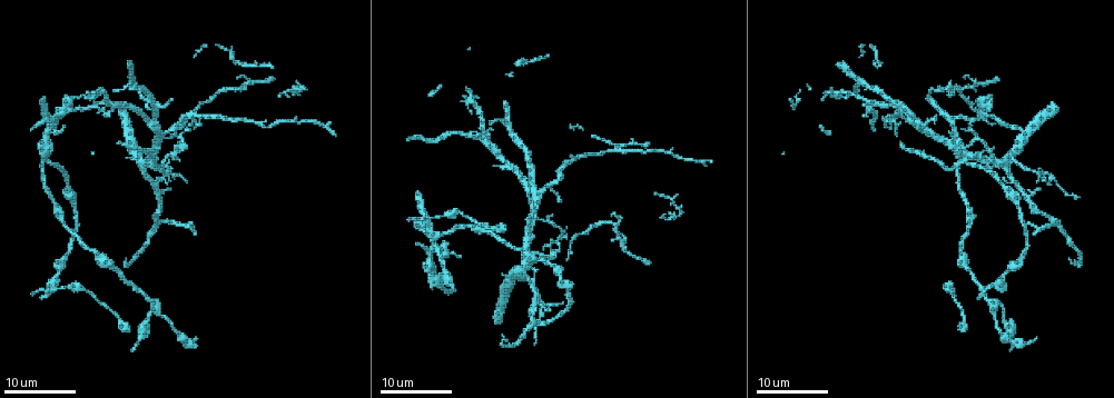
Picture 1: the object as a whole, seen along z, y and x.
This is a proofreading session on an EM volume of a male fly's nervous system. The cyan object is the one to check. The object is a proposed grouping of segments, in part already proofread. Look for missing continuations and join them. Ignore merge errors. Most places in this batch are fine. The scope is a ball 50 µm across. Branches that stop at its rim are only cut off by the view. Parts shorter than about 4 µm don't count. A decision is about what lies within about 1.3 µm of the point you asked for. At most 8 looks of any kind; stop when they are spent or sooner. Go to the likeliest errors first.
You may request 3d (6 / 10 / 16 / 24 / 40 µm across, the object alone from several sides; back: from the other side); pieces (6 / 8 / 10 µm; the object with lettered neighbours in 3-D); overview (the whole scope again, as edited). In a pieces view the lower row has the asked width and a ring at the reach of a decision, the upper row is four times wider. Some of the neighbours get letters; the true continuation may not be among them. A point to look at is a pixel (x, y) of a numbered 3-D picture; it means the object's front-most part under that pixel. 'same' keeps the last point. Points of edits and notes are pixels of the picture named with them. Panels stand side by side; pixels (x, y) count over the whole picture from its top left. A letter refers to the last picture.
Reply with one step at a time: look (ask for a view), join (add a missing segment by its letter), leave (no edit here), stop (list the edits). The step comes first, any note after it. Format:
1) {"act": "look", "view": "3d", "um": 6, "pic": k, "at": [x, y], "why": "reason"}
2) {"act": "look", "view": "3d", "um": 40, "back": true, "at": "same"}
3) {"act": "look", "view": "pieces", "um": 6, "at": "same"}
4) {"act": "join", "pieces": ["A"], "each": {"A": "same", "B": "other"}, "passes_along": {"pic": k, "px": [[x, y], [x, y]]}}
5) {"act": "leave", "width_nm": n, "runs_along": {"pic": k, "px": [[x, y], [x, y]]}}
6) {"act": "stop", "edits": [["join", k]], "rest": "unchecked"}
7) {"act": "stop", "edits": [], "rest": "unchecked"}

{"act": "look", "view": "3d", "um": 24, "pic": 1, "at": [116, 142], "why": "an open end"}

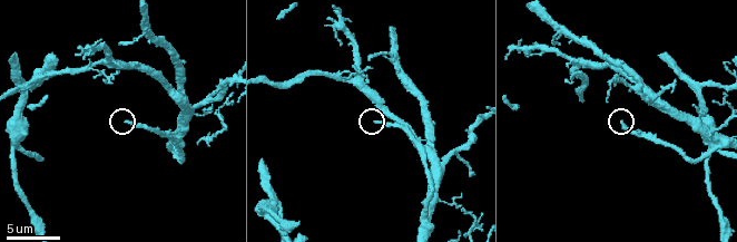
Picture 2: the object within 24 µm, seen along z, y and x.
{"act": "look", "view": "pieces", "um": 8, "pic": 2, "at": [375, 121]}

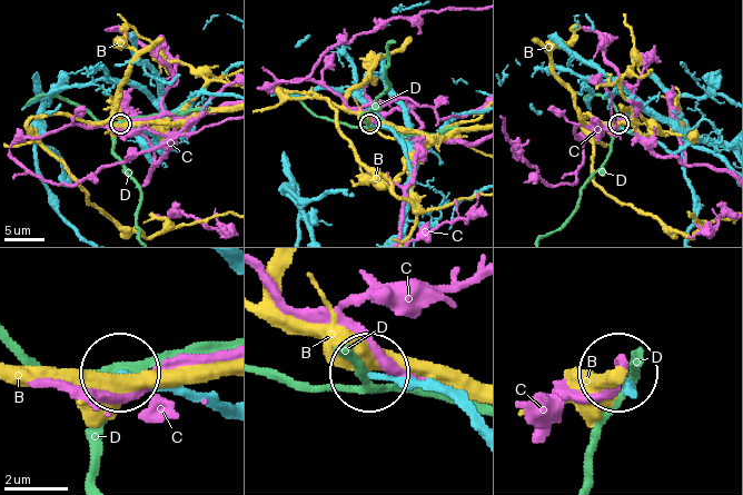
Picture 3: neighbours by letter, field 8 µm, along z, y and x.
{"act": "leave", "each": {"B": "other", "C": "other", "D": "other"}, "runs_along": {"pic": 3, "px": [[473, 424], [441, 395], [372, 376]]}, "found": "no lettered segment goes on from it"}

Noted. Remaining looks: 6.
{"act": "look", "view": "pieces", "um": 10, "pic": 2, "at": [468, 173], "why": "thin end"}

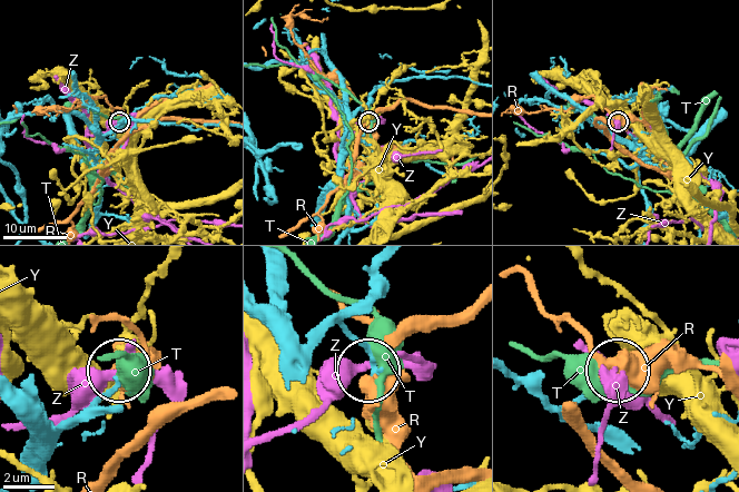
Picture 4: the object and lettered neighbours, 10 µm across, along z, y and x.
{"act": "leave", "each": {"R": "other", "T": "other", "Y": "other", "Z": "other"}, "runs_along": {"pic": 4, "px": [[262, 305], [306, 337], [338, 326], [364, 350], [370, 366]]}, "found": "none of them fits"}

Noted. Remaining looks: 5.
{"act": "look", "view": "pieces", "um": 8, "pic": 2, "at": [462, 209]}

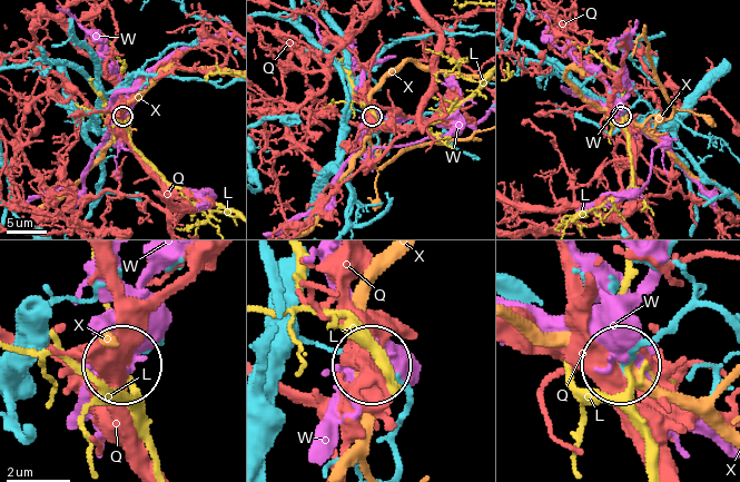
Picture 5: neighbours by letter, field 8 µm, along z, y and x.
{"act": "leave", "width_nm": 140, "each": {"L": "other", "Q": "other", "W": "other", "X": "other"}, "runs_along": {"pic": 5, "px": [[727, 323], [703, 307], [688, 310], [627, 360]]}, "found": "no lettered segment goes on from it"}

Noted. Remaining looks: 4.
{"act": "look", "view": "3d", "um": 24, "pic": 1, "at": [187, 180], "why": "thin end"}

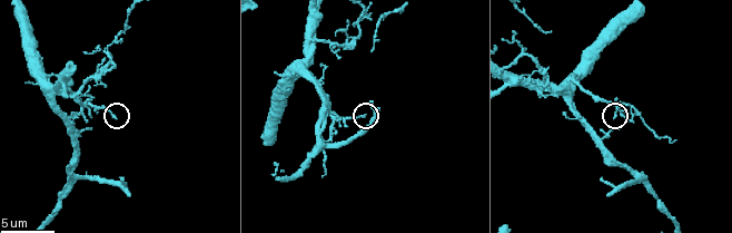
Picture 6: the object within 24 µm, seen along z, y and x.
{"act": "look", "view": "pieces", "um": 10, "pic": 6, "at": [113, 118], "why": "see the neighbours"}

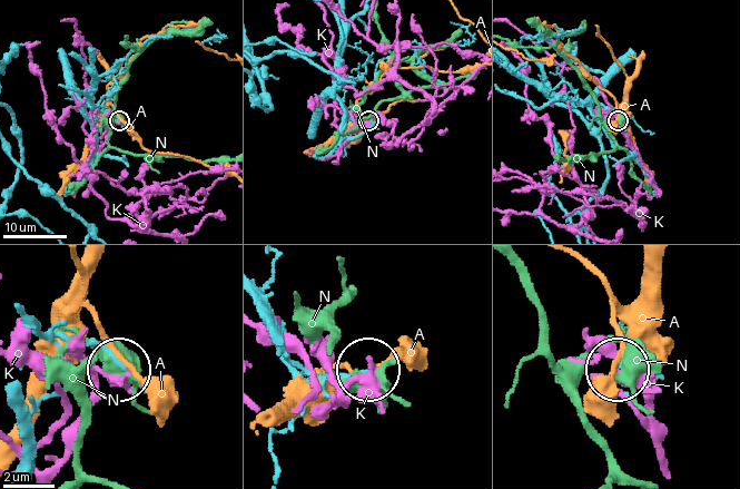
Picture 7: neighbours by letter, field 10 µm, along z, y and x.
{"act": "leave", "each": {"A": "other", "K": "other", "N": "other"}, "found": "no lettered segment goes on from it"}

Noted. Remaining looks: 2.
{"act": "stop", "edits": [], "rest": "unchecked"}

